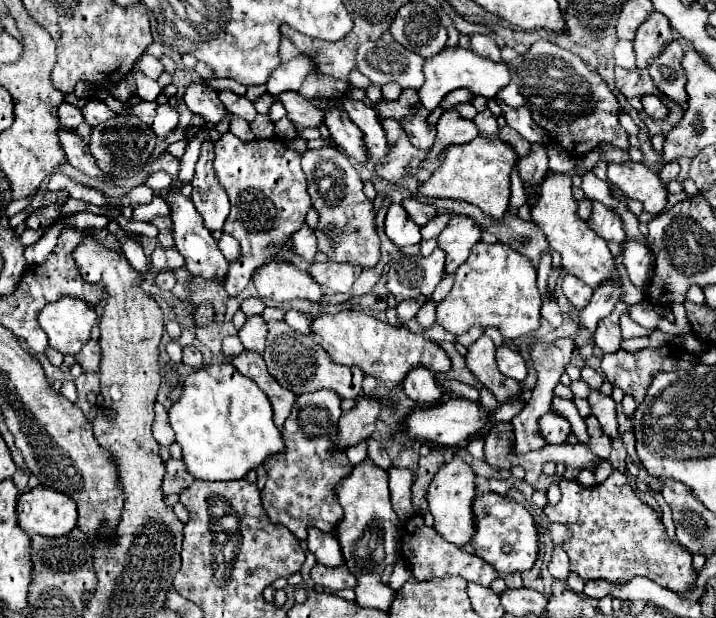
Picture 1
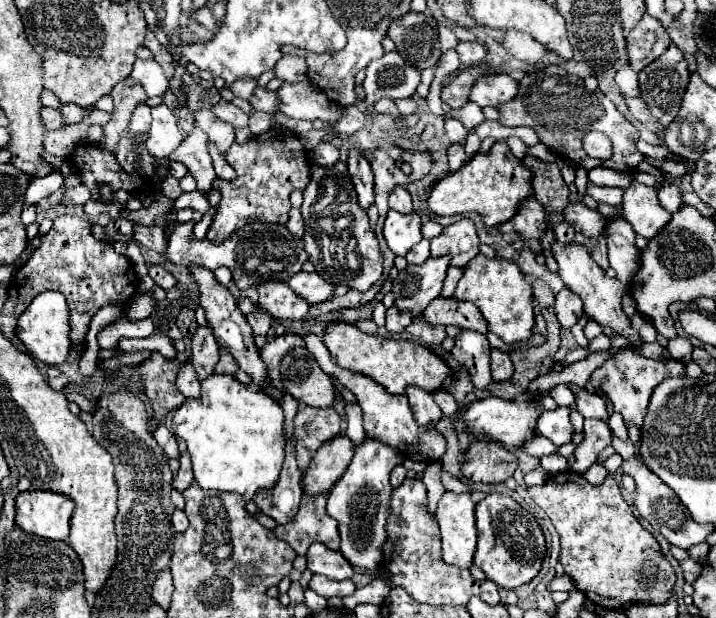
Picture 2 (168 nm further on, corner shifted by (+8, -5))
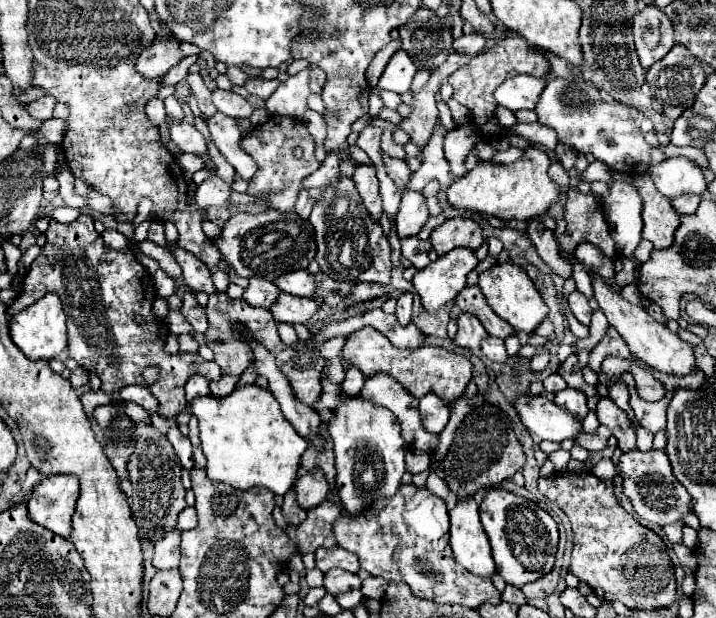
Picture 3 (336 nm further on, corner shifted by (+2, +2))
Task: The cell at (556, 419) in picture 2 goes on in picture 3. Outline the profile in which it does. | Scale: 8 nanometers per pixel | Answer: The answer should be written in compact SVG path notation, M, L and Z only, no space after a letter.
M564 389L554 397L554 405L566 409L568 413L572 413L574 417L578 417L578 421L582 421L588 413L586 407L586 397L574 389Z

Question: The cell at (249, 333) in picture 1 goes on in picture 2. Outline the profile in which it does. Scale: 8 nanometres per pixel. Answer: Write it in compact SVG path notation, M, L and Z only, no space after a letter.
M262 310L252 312L252 314L248 314L246 318L248 318L248 322L250 322L252 330L254 330L254 340L256 340L256 346L258 346L258 348L262 348L262 346L266 344L266 332L270 330L272 318L270 318L266 312L262 312Z

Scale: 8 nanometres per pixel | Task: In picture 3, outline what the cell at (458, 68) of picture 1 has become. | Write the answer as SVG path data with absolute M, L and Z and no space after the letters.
M516 75L512 79L506 79L498 89L494 91L494 99L498 105L520 111L520 109L534 109L546 81L530 75Z

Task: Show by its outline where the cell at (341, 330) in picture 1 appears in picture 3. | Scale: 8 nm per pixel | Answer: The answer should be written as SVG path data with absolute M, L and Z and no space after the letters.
M364 327L346 337L342 359L348 365L358 367L366 377L374 375L376 371L392 375L408 393L418 399L424 397L428 391L434 391L442 401L450 403L464 393L466 385L472 379L472 363L464 355L434 345L422 345L418 349L398 349L390 345L390 341L386 341L386 337L372 327Z

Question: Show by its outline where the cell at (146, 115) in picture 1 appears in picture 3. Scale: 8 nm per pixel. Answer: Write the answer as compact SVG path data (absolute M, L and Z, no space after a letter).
M150 99L150 101L146 103L144 111L146 111L148 119L150 119L150 121L152 121L156 127L160 127L160 123L162 123L162 121L164 121L164 117L166 117L164 103L162 103L160 99Z

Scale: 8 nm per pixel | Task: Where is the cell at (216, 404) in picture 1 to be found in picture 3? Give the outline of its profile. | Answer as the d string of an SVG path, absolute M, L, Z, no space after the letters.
M242 385L226 397L214 397L214 395L198 397L198 401L190 401L188 409L200 423L200 441L202 441L202 451L206 457L206 473L212 481L224 481L244 491L252 487L264 487L276 495L284 495L294 485L298 477L300 457L308 443L286 421L270 389L264 389L258 385Z

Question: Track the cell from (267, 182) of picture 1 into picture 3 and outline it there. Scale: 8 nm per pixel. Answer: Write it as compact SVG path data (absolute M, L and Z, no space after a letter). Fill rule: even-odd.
M270 117L270 121L258 125L258 129L244 135L240 139L240 147L258 163L258 171L254 175L254 181L248 183L246 193L262 197L270 209L292 211L302 189L302 181L320 167L314 157L314 141L306 125L292 117ZM296 147L302 149L302 157L294 155Z

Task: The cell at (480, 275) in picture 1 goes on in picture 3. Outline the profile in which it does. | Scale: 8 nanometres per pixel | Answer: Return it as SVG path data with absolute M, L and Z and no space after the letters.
M514 261L496 263L490 269L486 269L484 273L480 273L478 275L478 287L482 289L488 305L494 309L494 313L498 317L502 317L504 321L508 321L514 327L516 333L520 333L520 331L532 333L546 319L546 315L548 315L548 307L542 301L540 293L536 291L532 279Z

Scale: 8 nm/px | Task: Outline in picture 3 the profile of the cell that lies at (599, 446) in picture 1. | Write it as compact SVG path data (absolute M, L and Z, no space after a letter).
M600 397L596 405L596 415L598 415L600 425L606 425L610 433L618 439L618 447L622 451L636 449L636 437L634 437L634 431L630 429L628 415L612 399Z

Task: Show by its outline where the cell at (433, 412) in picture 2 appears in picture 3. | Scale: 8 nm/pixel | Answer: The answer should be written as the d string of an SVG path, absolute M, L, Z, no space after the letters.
M426 393L426 397L420 399L420 415L430 433L440 433L450 419L450 409L436 393Z

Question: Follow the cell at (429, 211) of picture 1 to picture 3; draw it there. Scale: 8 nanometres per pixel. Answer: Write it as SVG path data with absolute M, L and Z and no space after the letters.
M384 155L384 165L386 165L386 171L388 171L388 177L398 185L398 189L406 191L410 179L412 179L412 171L406 165L406 161L404 159L392 159L392 157Z

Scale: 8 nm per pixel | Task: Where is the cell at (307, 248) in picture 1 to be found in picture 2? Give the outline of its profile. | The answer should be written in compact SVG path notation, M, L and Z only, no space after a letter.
M292 208L290 210L290 218L288 218L288 230L294 234L294 236L304 236L304 222L302 222L302 214L298 208Z

